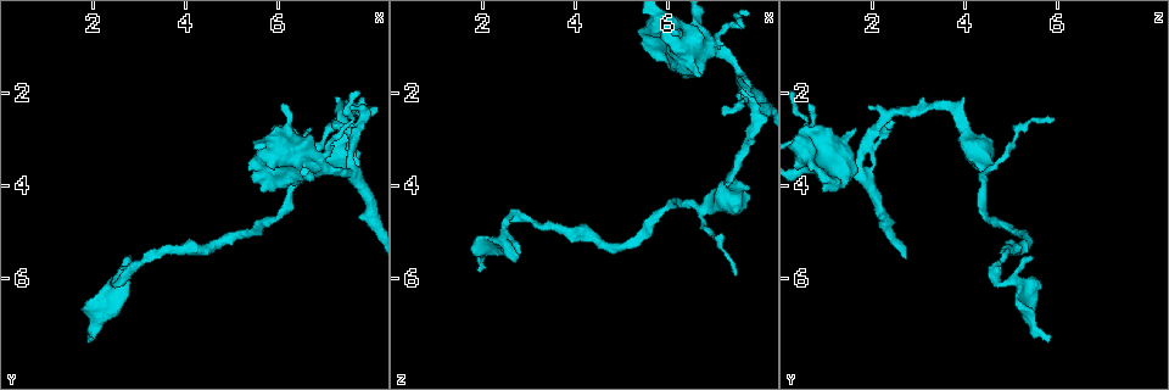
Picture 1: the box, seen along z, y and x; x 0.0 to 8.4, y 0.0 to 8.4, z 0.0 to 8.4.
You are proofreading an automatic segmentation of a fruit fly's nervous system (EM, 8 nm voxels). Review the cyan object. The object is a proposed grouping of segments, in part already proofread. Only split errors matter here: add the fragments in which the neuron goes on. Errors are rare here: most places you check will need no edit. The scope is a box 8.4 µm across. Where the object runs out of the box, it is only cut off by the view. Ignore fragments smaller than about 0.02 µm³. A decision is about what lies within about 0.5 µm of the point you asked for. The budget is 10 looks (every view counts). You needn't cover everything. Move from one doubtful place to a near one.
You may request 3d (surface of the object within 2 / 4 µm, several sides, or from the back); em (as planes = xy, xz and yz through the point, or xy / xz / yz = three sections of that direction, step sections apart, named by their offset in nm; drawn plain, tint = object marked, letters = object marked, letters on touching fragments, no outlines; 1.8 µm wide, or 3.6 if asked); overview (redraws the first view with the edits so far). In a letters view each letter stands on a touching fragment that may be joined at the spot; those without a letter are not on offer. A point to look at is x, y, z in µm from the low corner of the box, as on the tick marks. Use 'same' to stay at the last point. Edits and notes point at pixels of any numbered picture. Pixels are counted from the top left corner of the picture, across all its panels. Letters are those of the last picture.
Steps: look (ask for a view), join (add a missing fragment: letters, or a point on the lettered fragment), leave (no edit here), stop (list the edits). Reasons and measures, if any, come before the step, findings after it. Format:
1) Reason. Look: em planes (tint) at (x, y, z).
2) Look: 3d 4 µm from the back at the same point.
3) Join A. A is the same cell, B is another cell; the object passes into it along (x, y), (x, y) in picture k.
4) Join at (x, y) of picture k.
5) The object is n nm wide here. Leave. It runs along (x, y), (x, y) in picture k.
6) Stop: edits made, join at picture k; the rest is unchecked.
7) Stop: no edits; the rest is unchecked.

Thick turns thin. Look: em 3.6 µm planes (plain) at (6.60, 3.50, 0.65).

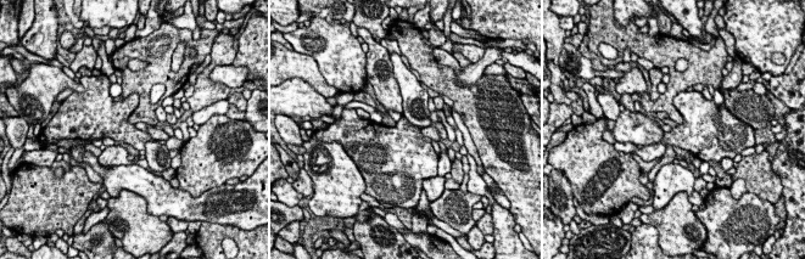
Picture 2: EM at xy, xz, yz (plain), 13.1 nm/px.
See the neighbours. Look: em 3.6 µm planes (letters) at the same point.

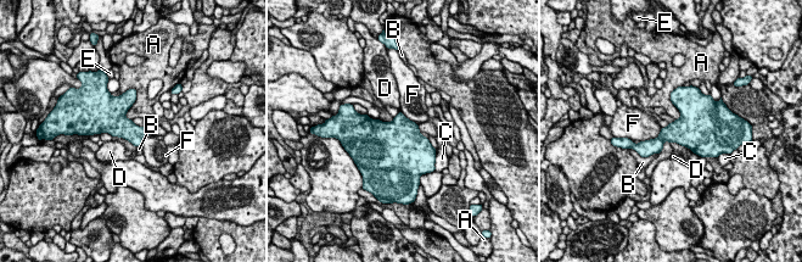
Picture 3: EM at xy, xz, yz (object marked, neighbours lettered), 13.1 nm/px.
Leave. A, B, C, D, E and F are other cells; a border runs along (133, 87), (128, 120) in picture 3; none of them fits.

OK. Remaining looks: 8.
Thin end. Look: em yz step 16 (letters) at (7.45, 2.55, 5.90).

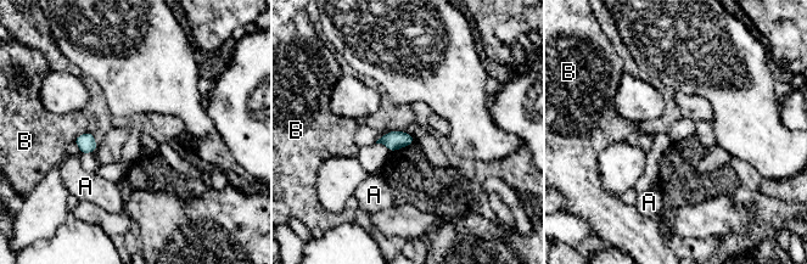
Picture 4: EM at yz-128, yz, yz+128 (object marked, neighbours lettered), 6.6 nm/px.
Cut it another way. Look: em planes (letters) at the same point.

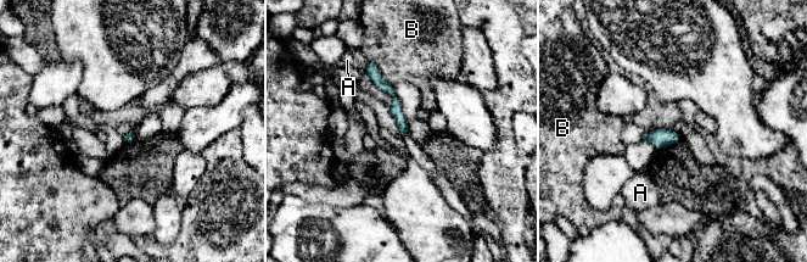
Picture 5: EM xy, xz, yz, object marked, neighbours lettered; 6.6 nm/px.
Leave. A and B are other cells; a border runs along (366, 60), (371, 61), (392, 85) in picture 5; none of them fits.

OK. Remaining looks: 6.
Free end. Look: 3d 4 µm at (7.20, 2.55, 2.50).

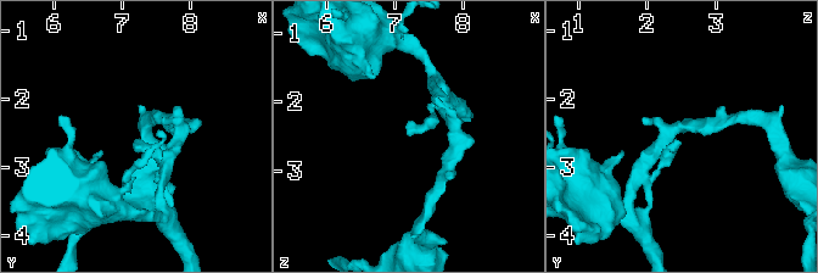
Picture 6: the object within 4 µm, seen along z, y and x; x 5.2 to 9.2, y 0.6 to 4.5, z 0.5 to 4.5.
Shape alone is not enough. Look: em planes (plain) at (7.15, 2.60, 2.45).

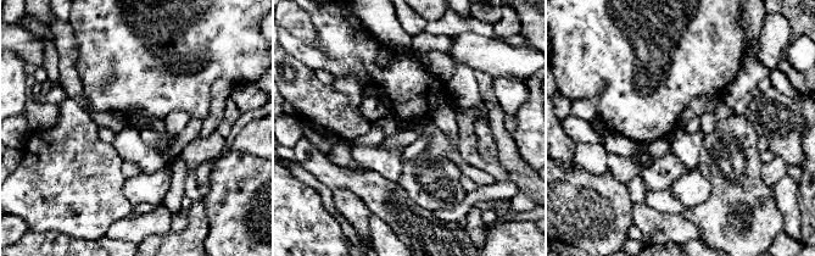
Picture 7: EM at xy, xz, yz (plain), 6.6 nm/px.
See the neighbours. Look: em planes (letters) at the same point.

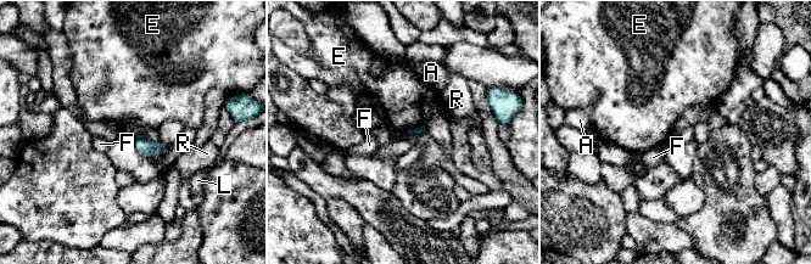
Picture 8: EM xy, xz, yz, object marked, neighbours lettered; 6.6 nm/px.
Leave. A, E, F, L and R are other cells; a border runs along (424, 124), (407, 132) in picture 8; none of them fits.

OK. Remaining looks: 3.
Free end. Look: em xz step 16 (tint) at (1.85, 7.35, 5.80).

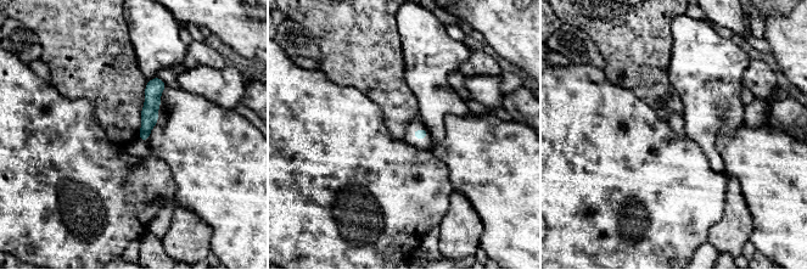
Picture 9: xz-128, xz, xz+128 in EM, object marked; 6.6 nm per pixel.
See the neighbours. Look: em xz step 16 (letters) at the same point.

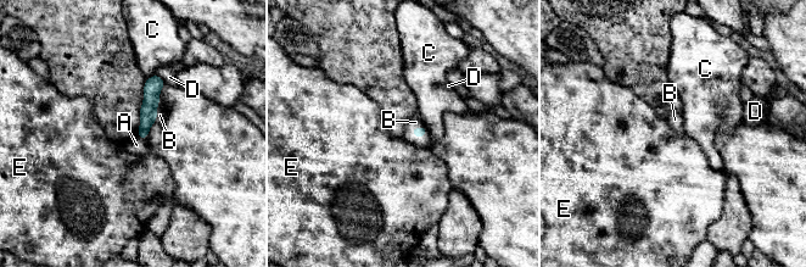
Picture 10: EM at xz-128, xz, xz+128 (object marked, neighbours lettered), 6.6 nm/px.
Join B. B is the same cell, A, C, D and E are other cells; the object passes into it along (420, 132), (418, 137), (415, 122) in picture 10; it goes on there.

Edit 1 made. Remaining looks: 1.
Stop: edits made, join at picture 10; the rest is unchecked.

